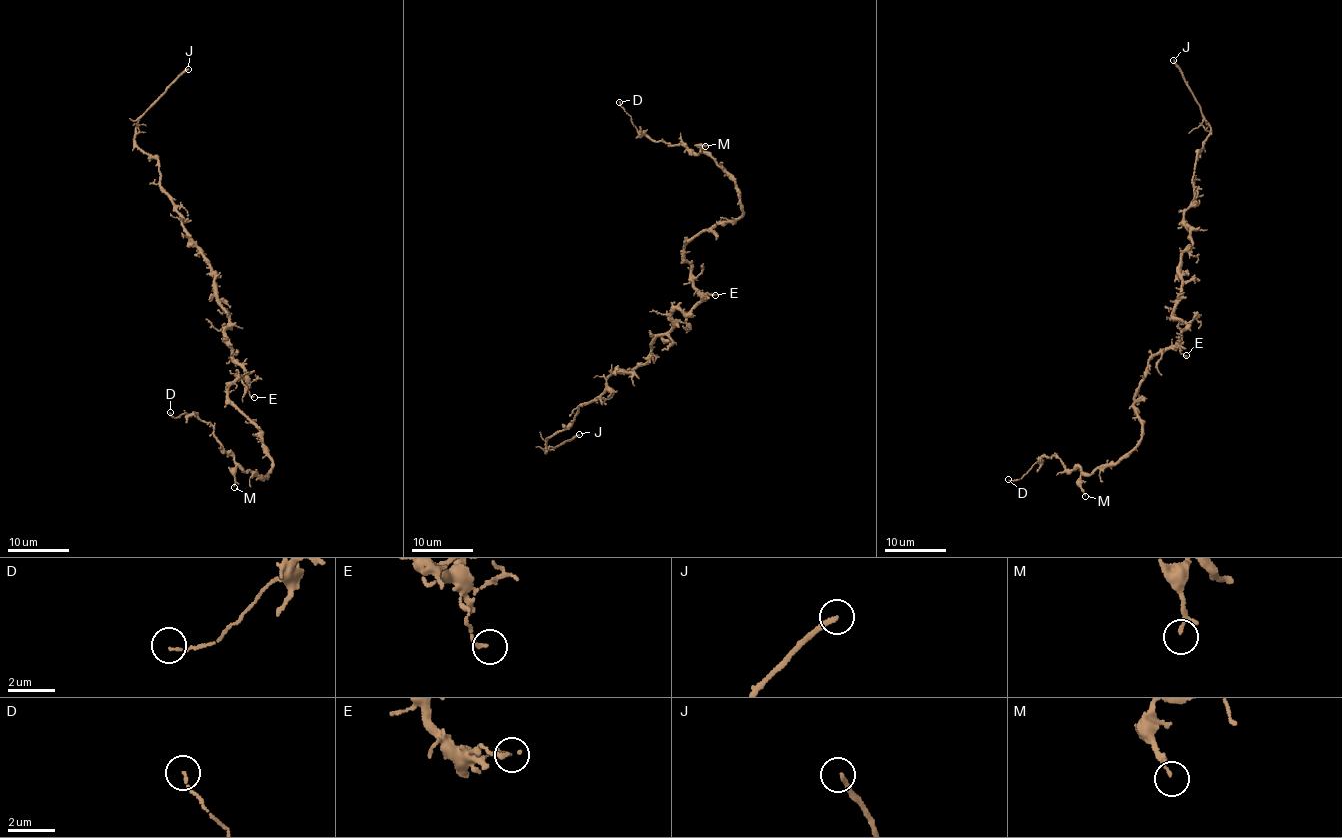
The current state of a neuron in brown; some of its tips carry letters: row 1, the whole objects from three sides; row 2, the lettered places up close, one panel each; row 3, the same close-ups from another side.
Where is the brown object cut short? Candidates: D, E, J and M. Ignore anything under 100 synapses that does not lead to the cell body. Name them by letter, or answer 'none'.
J

